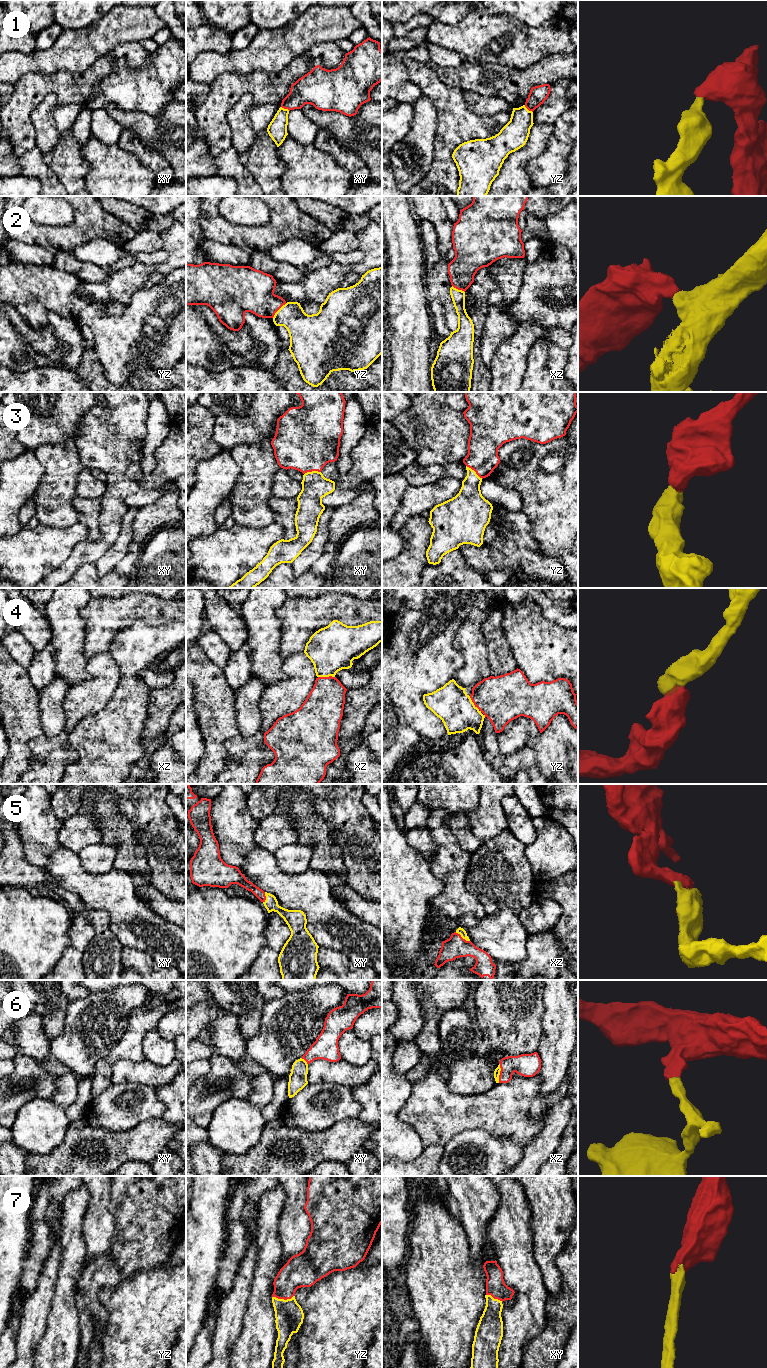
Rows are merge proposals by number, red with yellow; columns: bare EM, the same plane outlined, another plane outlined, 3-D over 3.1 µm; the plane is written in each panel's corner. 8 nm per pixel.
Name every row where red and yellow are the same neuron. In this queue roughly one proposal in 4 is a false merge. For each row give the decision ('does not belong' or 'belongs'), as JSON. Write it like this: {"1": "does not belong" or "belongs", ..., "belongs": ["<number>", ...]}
{"1": "does not belong", "2": "does not belong", "3": "belongs", "4": "belongs", "5": "belongs", "6": "belongs", "7": "belongs", "belongs": ["3", "4", "5", "6", "7"]}

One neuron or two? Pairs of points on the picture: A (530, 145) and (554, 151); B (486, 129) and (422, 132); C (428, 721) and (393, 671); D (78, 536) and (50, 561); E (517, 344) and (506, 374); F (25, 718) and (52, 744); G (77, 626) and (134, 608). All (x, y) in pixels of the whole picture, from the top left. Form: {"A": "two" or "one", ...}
{"A": "two", "B": "two", "C": "one", "D": "one", "E": "one", "F": "two", "G": "two"}

